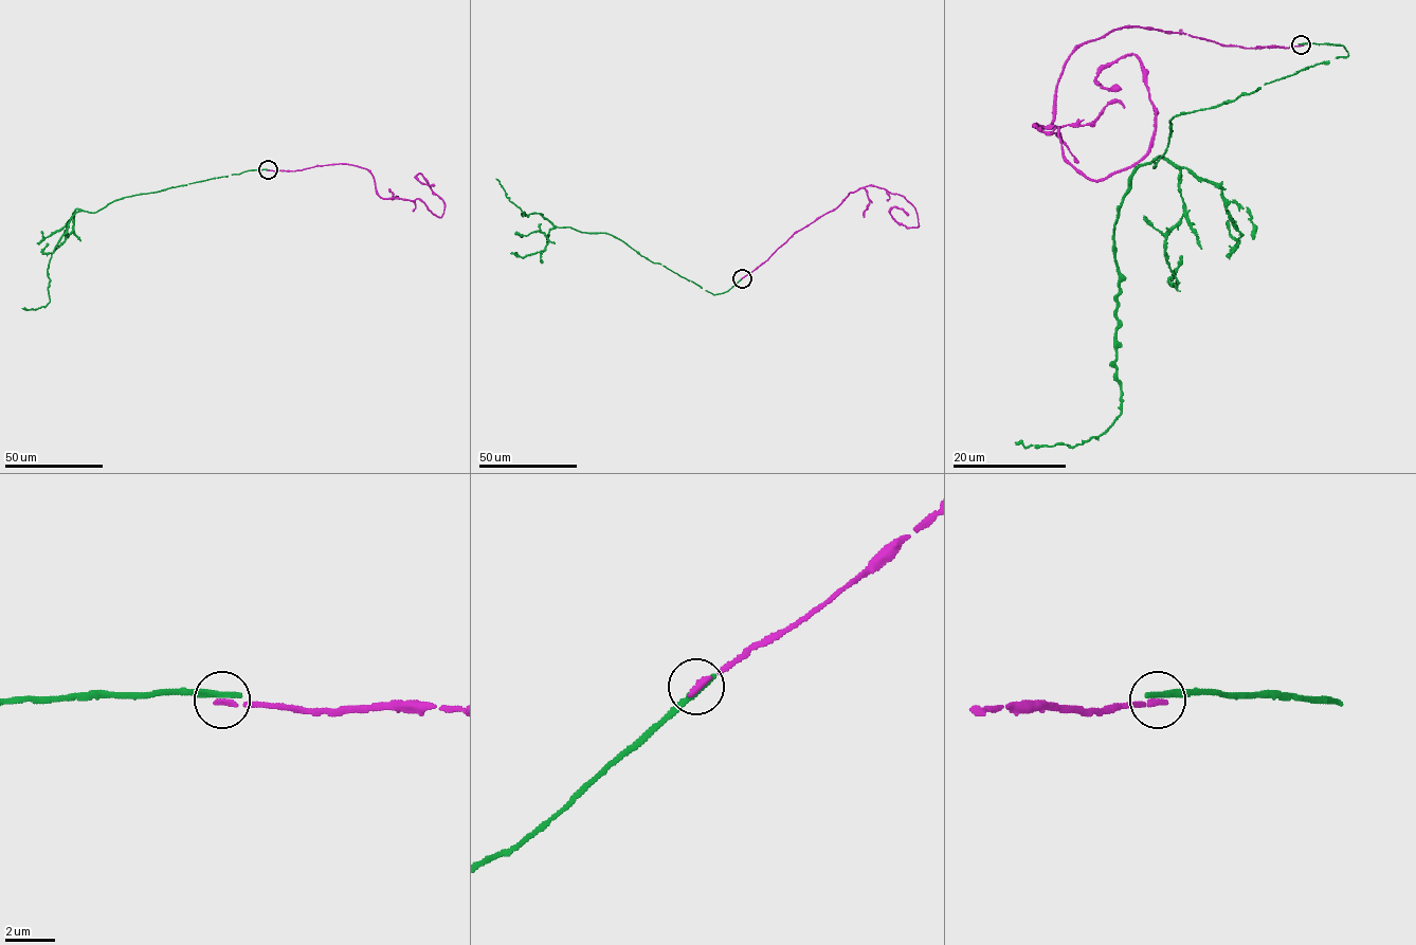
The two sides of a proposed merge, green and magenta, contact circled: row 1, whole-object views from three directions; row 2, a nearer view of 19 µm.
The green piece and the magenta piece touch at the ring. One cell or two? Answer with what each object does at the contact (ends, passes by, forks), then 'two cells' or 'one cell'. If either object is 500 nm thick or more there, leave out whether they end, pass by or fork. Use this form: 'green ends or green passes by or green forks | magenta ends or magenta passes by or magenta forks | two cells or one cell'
green ends | magenta ends | two cells

